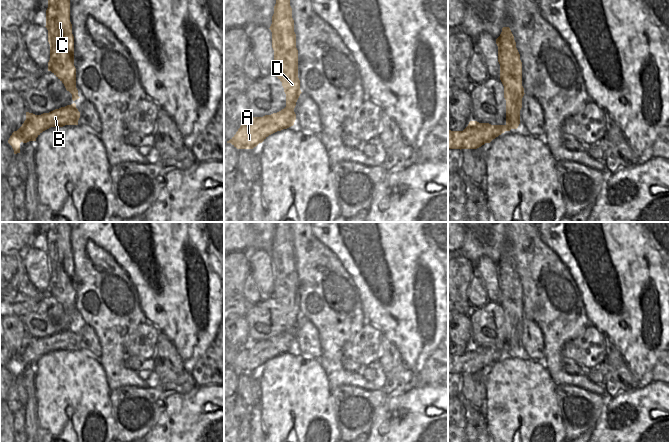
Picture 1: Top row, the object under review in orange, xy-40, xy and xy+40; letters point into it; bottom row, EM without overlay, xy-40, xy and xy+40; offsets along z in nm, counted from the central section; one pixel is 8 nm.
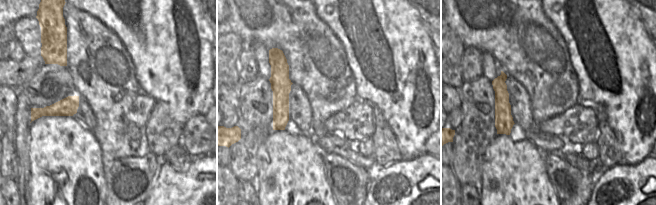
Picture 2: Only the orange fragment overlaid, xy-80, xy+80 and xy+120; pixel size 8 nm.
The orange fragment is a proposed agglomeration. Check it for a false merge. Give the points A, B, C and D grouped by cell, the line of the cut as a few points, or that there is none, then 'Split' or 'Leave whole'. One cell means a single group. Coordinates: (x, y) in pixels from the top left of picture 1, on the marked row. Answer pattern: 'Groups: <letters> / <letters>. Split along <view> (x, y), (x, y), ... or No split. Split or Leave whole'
Groups: A B / C D. Split along xy (285, 107), (293, 109). Split

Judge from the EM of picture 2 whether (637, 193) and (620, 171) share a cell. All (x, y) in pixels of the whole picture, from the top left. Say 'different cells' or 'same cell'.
same cell

